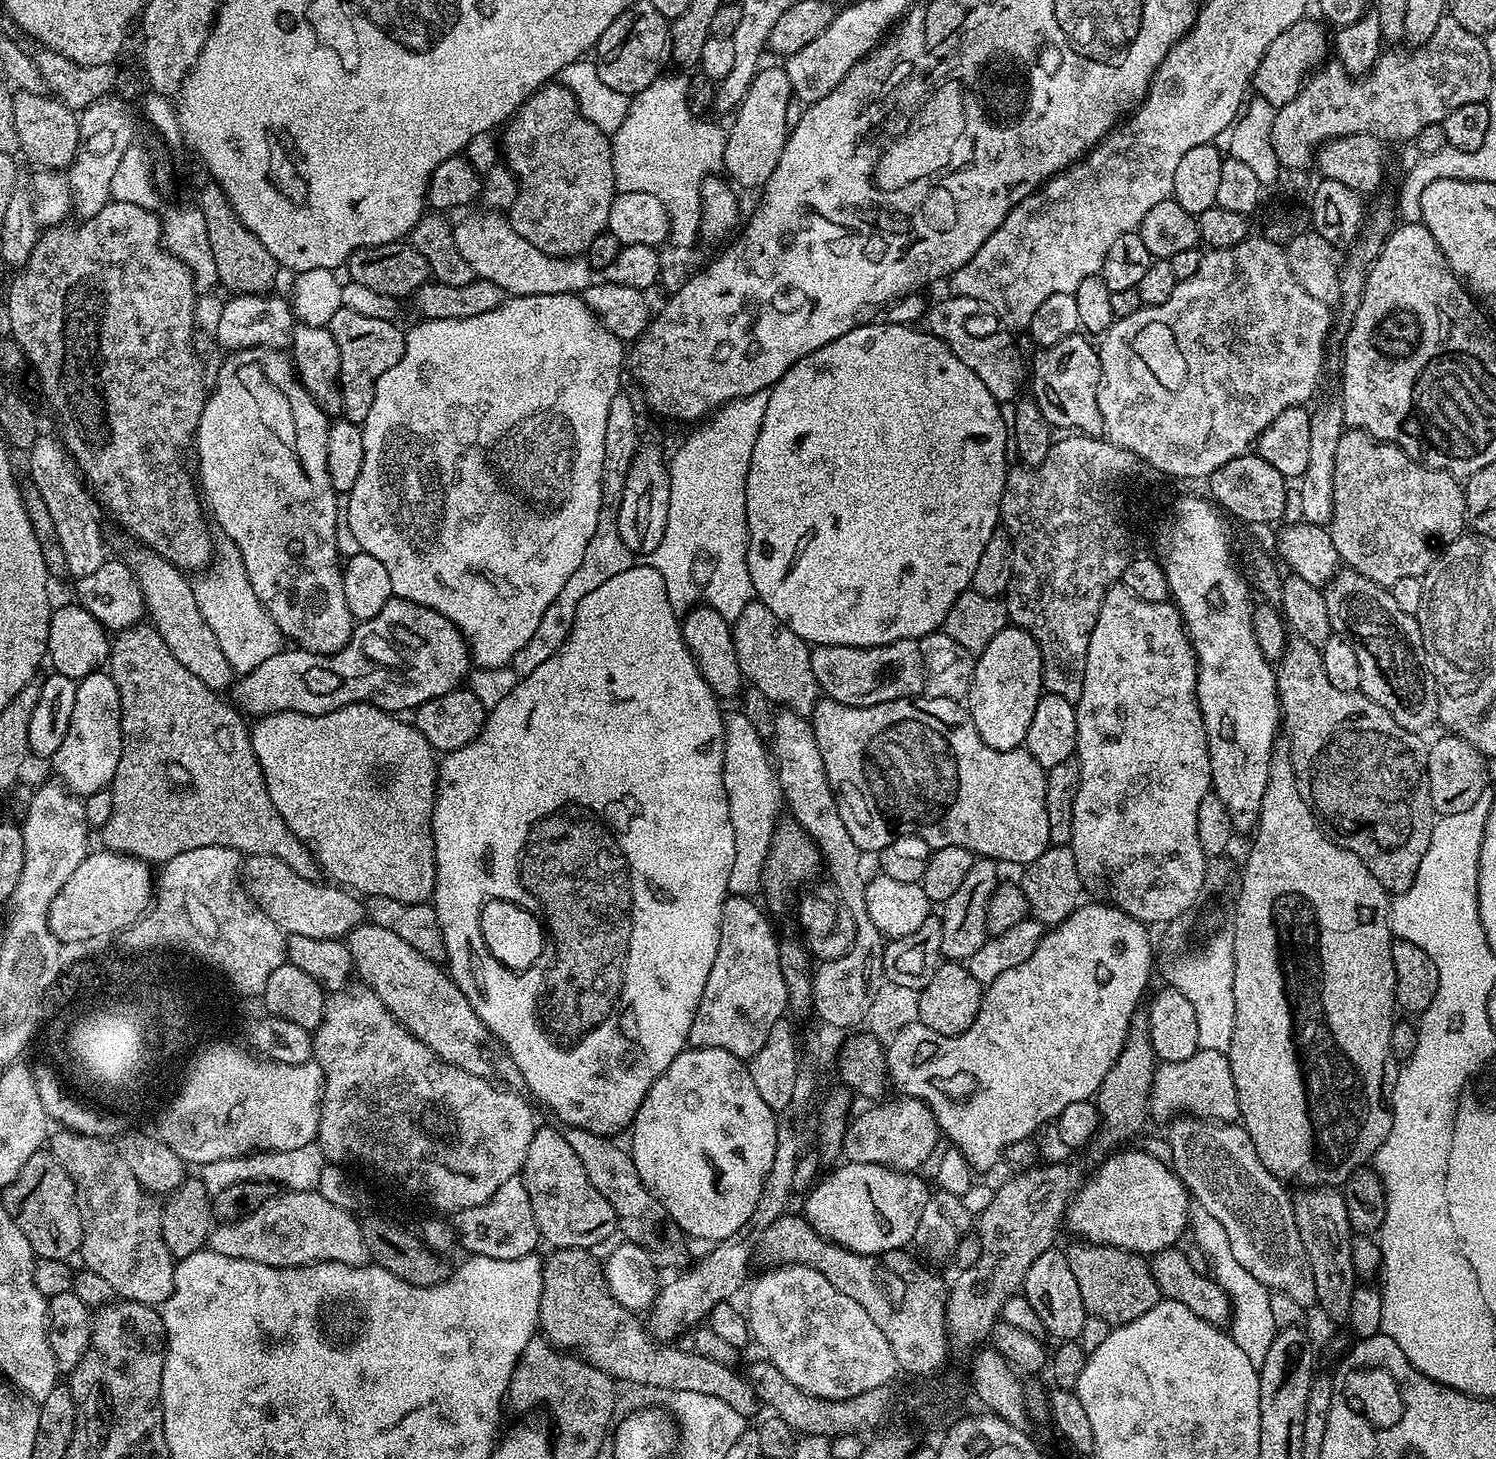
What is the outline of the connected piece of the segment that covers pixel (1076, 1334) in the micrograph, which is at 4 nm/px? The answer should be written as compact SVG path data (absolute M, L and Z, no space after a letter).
M1053 1246L1046 1254L1038 1254L1034 1262L1030 1262L1030 1270L1026 1270L1022 1294L1030 1306L1034 1306L1038 1318L1042 1318L1045 1333L1056 1342L1076 1342L1082 1334L1082 1322L1086 1322L1088 1311L1084 1308L1082 1294L1078 1291L1078 1282L1070 1271L1067 1251Z

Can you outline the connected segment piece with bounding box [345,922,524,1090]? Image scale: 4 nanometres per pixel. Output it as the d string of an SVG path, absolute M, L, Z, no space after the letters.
M371 922L362 923L349 932L345 944L350 950L355 973L363 979L361 981L424 1045L444 1061L476 1077L499 1080L512 1090L523 1087L524 1079L518 1066L437 961L426 958L414 946L407 945L392 930Z

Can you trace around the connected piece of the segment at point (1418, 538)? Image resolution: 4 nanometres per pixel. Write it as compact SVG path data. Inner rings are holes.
M1348 428L1338 442L1338 454L1334 454L1334 514L1330 525L1334 550L1338 550L1341 561L1347 567L1385 586L1398 582L1398 578L1423 577L1428 568L1436 561L1442 546L1452 544L1457 538L1465 535L1468 507L1464 490L1465 485L1457 477L1451 476L1449 472L1437 472L1434 468L1426 468L1419 460L1411 460L1398 446L1388 444L1385 440L1376 440L1371 434L1363 432L1360 428Z

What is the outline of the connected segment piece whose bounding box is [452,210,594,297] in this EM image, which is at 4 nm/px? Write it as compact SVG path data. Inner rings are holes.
M479 210L455 221L452 233L462 258L470 262L473 277L494 282L509 297L538 294L583 294L594 280L594 269L584 256L551 256L530 246L512 229L511 219L496 210Z

